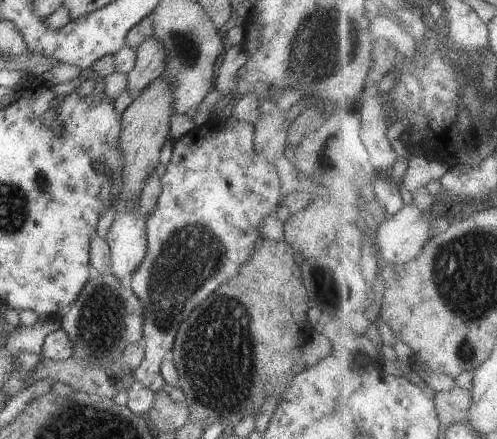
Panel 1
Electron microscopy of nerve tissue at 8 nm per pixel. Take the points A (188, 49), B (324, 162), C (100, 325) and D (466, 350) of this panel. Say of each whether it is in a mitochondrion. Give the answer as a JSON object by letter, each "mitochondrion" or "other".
{"A":"mitochondrion","B":"other","C":"mitochondrion","D":"mitochondrion"}

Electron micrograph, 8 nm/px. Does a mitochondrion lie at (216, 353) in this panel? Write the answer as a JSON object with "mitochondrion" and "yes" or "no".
{"mitochondrion":"yes"}

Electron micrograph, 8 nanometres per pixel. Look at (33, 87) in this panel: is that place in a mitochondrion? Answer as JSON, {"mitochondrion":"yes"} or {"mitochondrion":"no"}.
{"mitochondrion":"no"}

